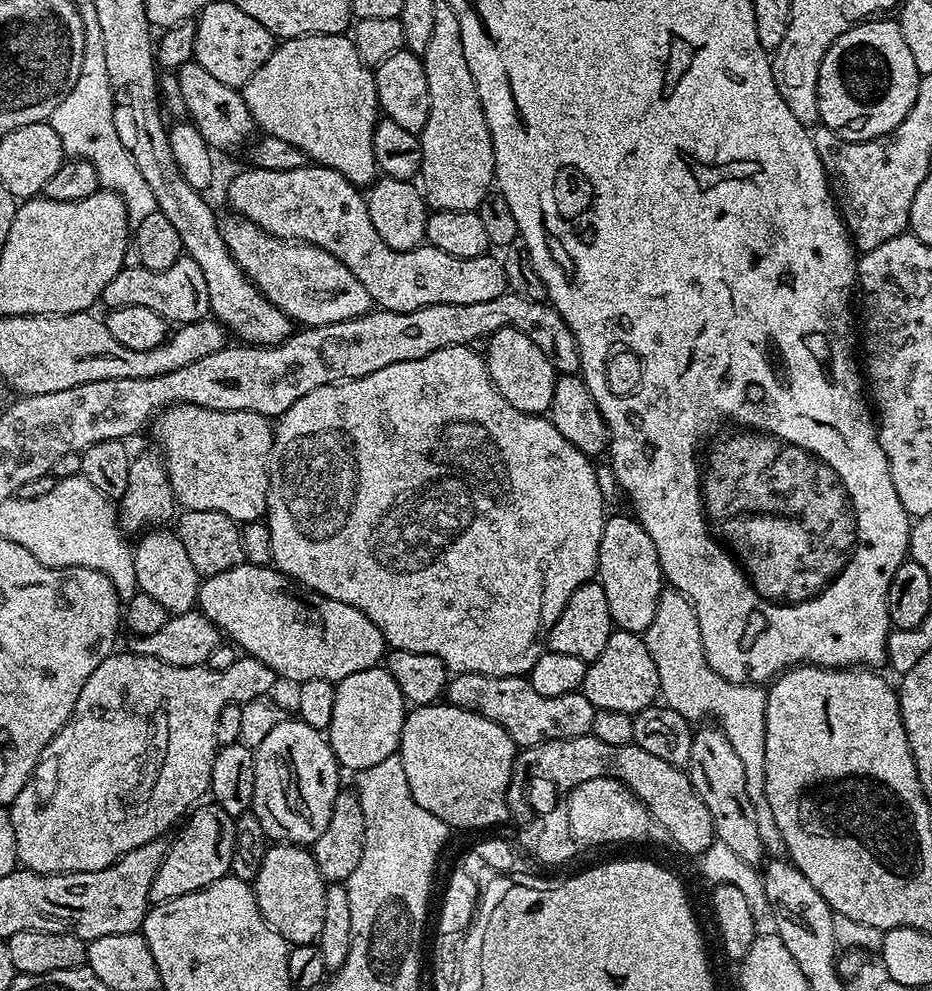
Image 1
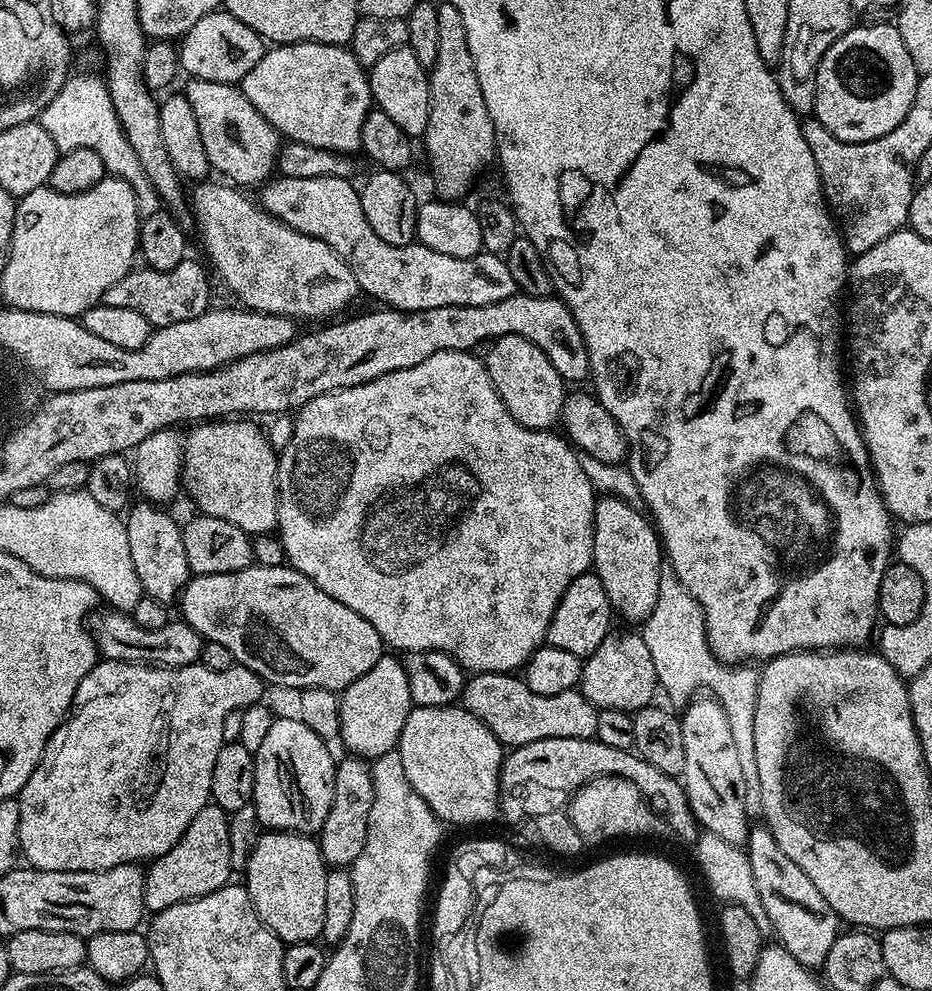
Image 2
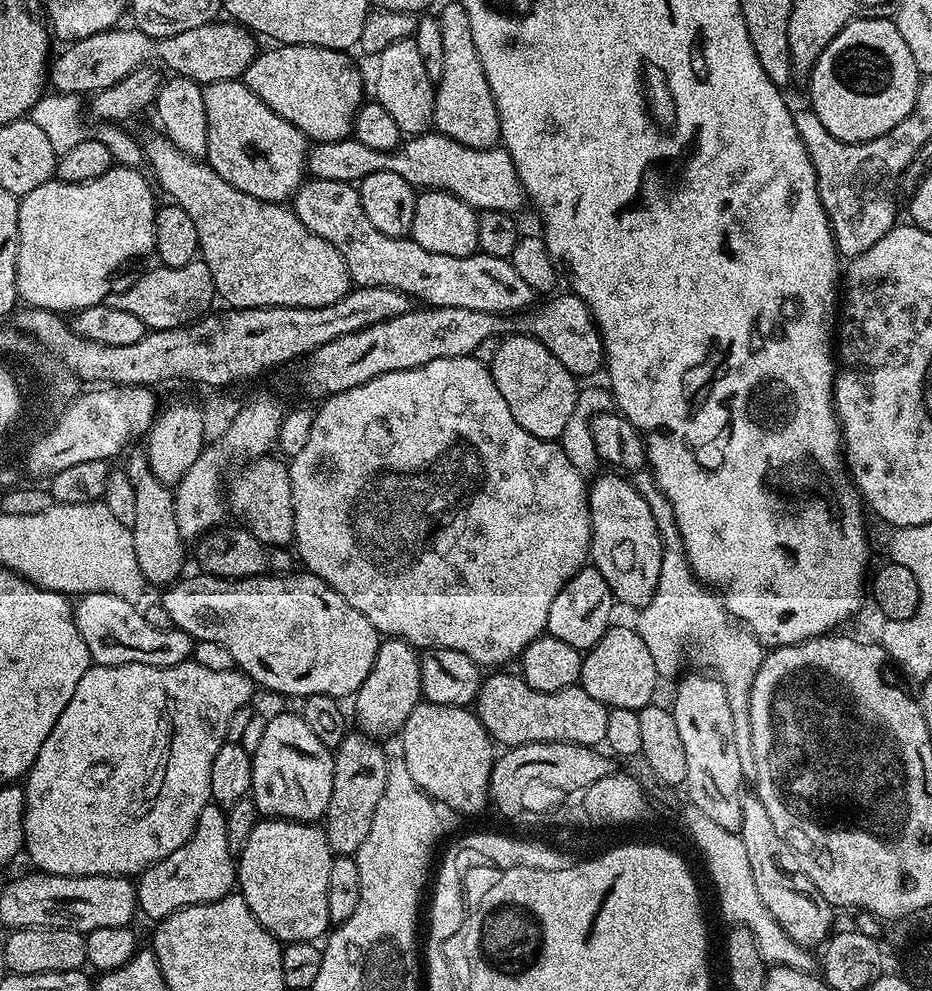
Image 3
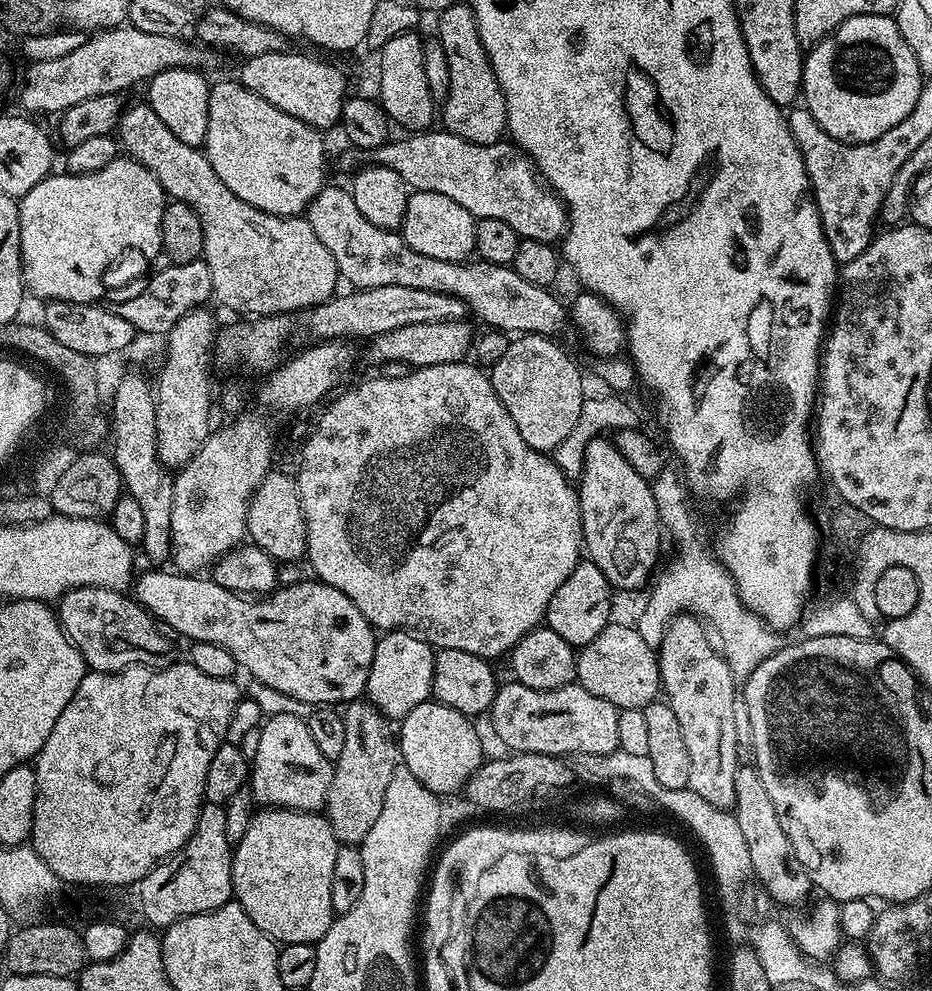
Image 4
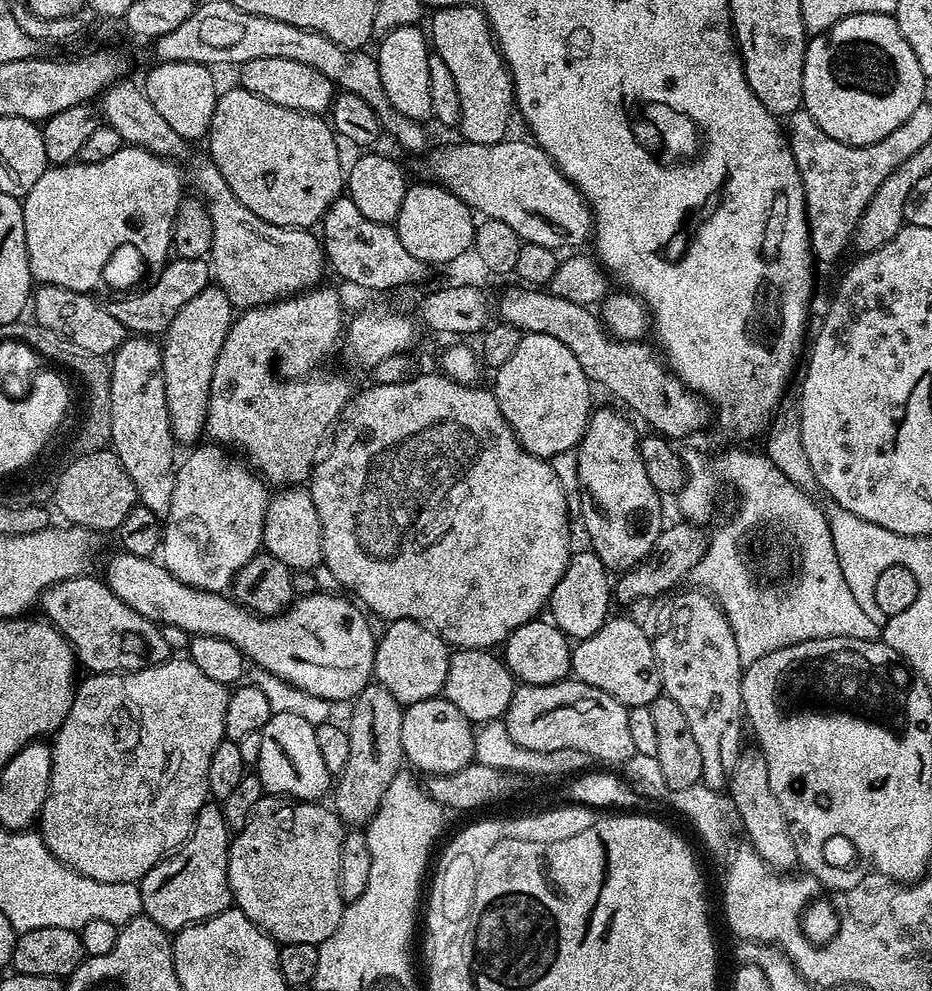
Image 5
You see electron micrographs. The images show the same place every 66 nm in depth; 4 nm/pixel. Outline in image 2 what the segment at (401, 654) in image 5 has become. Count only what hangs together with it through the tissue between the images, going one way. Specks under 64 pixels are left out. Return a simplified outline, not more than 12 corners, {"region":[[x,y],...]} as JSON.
{"region":[[381,656],[340,696],[339,743],[369,762],[399,745],[408,675]]}

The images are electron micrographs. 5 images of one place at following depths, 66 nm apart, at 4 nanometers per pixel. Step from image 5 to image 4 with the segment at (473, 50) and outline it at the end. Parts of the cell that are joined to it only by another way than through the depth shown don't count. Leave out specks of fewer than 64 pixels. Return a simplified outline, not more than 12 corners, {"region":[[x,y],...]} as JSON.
{"region":[[453,2],[435,35],[450,90],[443,127],[501,143],[506,98],[472,9]]}

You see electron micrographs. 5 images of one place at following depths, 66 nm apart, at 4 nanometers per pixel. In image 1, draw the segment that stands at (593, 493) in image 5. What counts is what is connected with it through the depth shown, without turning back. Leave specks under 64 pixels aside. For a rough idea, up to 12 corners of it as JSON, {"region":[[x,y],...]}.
{"region":[[639,520],[603,521],[598,583],[613,625],[643,634],[666,581]]}

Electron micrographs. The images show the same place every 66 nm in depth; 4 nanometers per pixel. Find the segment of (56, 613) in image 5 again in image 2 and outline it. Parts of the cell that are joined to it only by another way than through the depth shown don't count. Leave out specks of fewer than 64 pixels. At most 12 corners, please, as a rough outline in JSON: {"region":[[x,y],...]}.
{"region":[[108,610],[99,655],[137,666],[190,668],[202,637],[183,619],[144,628]]}

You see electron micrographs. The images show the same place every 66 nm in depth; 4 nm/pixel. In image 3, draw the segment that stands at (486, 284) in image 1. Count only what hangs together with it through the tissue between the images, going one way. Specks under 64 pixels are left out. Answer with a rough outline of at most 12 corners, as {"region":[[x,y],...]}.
{"region":[[346,182],[290,207],[342,254],[353,285],[434,308],[519,314],[511,259],[434,254],[382,234]]}

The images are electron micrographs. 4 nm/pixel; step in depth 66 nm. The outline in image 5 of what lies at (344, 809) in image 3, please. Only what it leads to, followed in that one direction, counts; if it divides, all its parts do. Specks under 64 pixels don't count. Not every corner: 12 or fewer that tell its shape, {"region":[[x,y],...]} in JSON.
{"region":[[369,682],[351,701],[334,811],[364,826],[405,763],[404,708]]}

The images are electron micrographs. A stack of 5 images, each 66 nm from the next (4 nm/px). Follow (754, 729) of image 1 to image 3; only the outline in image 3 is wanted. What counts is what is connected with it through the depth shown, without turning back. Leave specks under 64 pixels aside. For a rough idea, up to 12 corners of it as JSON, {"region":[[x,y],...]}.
{"region":[[638,487],[664,553],[635,613],[657,677],[684,656],[726,686],[752,778],[750,690],[765,645],[697,580],[666,494]]}

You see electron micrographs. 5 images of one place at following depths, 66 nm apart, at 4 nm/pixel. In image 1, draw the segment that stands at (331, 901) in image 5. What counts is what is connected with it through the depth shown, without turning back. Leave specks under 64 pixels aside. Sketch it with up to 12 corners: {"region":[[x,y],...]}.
{"region":[[273,843],[254,881],[289,945],[317,943],[326,881],[311,851]]}

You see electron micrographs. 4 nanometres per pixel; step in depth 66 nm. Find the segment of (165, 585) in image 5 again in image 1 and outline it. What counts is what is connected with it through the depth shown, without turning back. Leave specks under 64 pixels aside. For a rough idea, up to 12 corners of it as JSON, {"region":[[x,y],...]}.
{"region":[[245,562],[198,610],[279,679],[377,667],[367,612]]}

